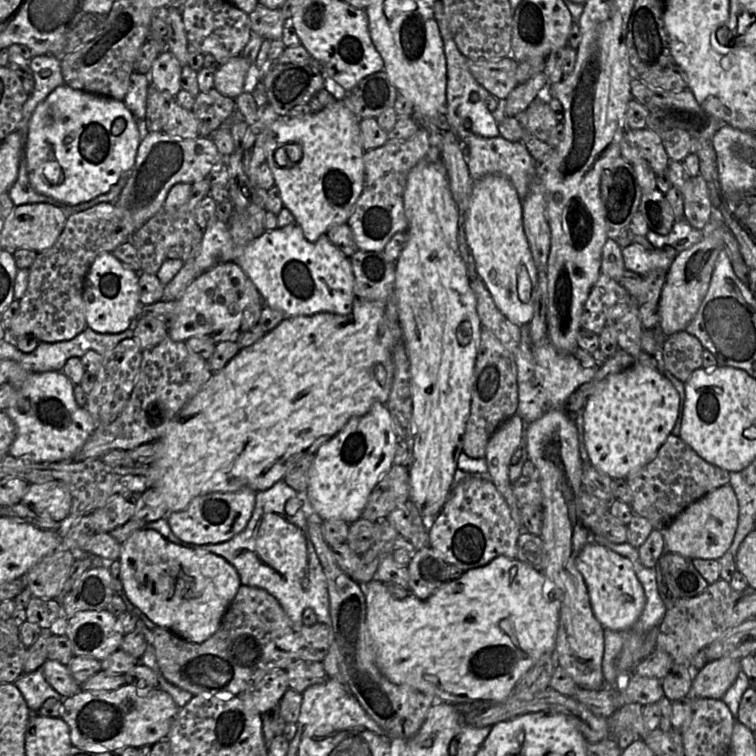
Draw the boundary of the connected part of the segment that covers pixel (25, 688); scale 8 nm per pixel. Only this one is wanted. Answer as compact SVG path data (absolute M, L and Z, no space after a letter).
M43 665L33 672L24 672L14 684L24 696L32 713L37 713L48 698L64 700L64 697L46 681L43 674Z

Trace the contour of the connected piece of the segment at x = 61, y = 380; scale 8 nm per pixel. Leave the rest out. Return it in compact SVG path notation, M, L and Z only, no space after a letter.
M62 371L33 372L16 395L15 402L5 411L16 427L16 437L9 455L33 463L56 463L72 460L96 429L95 422L86 408L79 407L73 395L74 384Z

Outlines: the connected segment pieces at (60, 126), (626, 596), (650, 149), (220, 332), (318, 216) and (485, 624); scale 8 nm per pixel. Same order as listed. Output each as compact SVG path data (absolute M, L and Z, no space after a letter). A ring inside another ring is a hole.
M63 84L36 106L28 122L24 156L30 185L36 192L65 205L88 202L110 191L124 173L132 170L141 139L136 118L123 101Z
M589 541L578 554L576 567L587 586L593 613L602 626L615 631L630 629L645 606L644 589L631 561L605 546Z
M647 127L626 129L620 143L621 157L631 165L636 161L646 161L656 175L665 175L670 158L666 153L662 138Z
M237 263L215 265L194 279L178 300L176 316L168 324L169 338L185 342L190 337L197 337L215 345L235 340L244 310L250 304L260 302L263 300L256 286Z
M336 100L324 109L301 118L281 117L268 130L265 143L266 163L269 165L275 186L280 190L281 199L302 228L306 240L315 242L334 225L347 223L355 204L360 197L365 181L363 147L358 118L343 102ZM287 144L296 144L300 148L300 160L289 167L281 167L276 163L275 153L278 148Z
M498 556L488 564L467 570L461 577L448 581L425 600L409 592L402 600L394 599L384 583L377 580L363 584L366 601L366 625L374 649L375 662L381 673L391 682L405 685L432 695L436 702L447 704L471 703L478 700L501 701L507 698L522 676L546 653L554 652L559 624L561 600L553 583L542 572L538 572L518 559Z

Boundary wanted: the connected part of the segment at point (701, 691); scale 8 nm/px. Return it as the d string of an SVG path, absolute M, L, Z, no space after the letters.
M722 657L709 661L694 674L690 697L721 699L741 671L740 660Z

